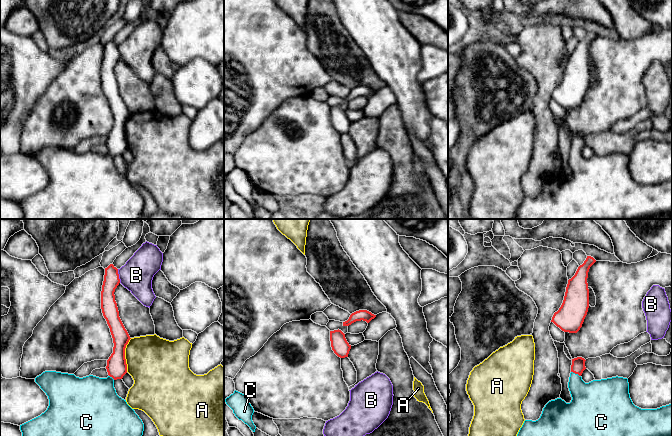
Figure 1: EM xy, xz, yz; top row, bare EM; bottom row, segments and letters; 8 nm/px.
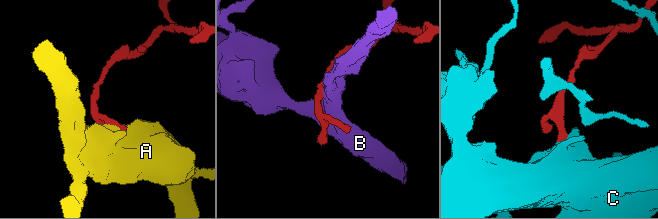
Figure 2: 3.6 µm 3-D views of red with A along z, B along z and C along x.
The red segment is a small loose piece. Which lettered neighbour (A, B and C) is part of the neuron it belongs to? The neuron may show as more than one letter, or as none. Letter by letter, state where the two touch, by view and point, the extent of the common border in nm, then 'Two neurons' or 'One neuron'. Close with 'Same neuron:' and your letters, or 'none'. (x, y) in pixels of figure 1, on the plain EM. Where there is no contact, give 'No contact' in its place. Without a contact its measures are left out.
A: Touches red at xy (124, 131). Shared border 280 nm. Two neurons
B: Touches red at xy (118, 52). Shared border 110 nm. Two neurons
C: Touches red at yz (576, 149). Shared border 90 nm. One neuron
Same neuron: C

